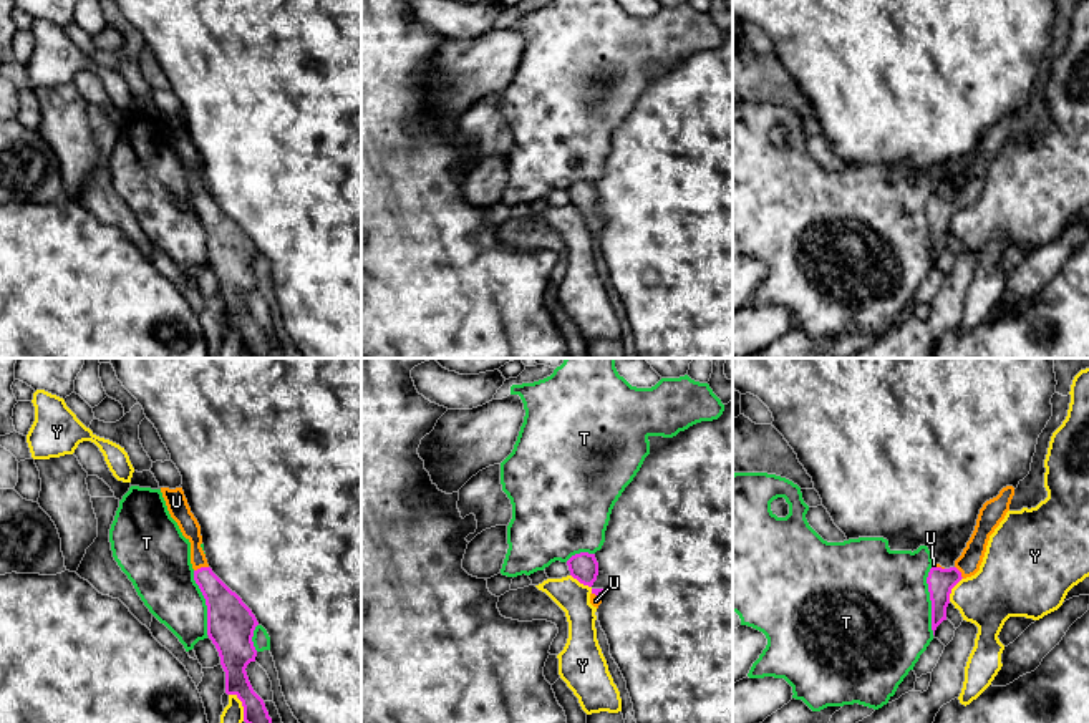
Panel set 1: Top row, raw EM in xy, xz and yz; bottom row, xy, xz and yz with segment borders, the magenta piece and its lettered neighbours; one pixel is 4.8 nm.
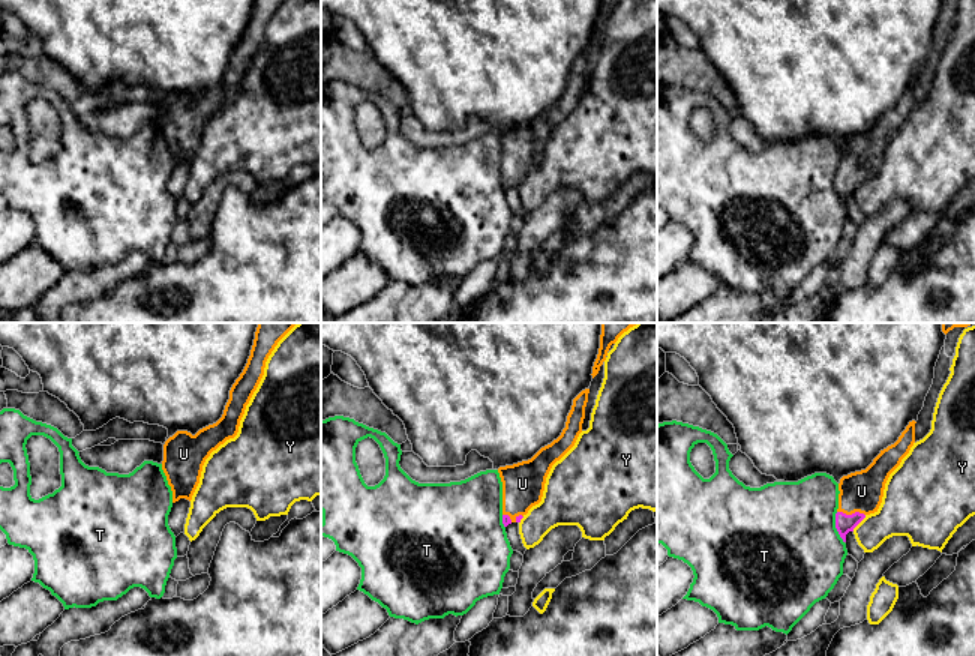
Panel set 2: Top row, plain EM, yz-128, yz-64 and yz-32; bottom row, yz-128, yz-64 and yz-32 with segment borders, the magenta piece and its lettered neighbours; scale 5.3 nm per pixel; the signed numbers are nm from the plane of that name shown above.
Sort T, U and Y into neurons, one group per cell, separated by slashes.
T / U / Y

